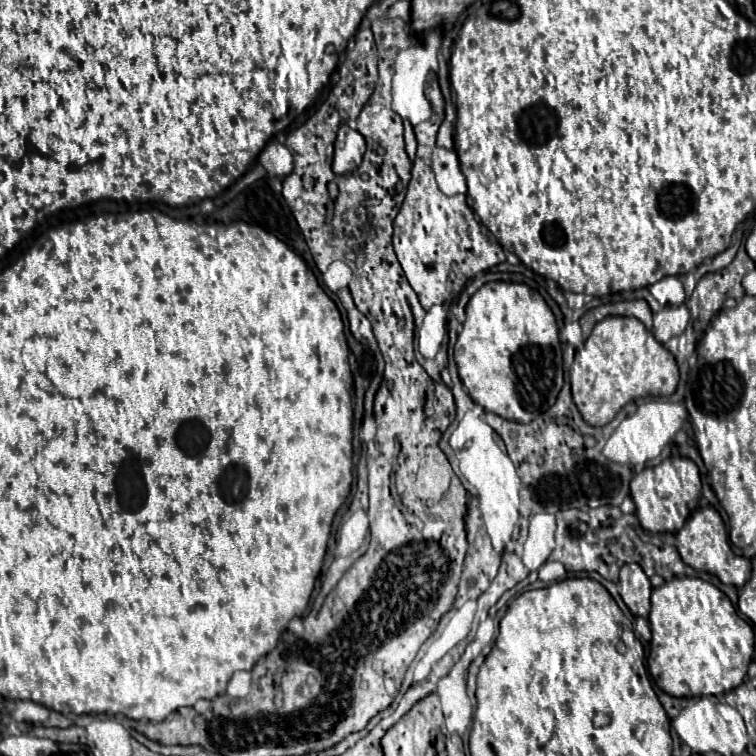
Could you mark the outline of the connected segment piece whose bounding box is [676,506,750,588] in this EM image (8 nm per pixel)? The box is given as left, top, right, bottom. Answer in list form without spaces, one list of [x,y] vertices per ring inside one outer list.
[[[712,506],[698,508],[686,520],[682,530],[678,530],[678,534],[676,534],[676,548],[678,548],[684,564],[688,564],[688,566],[692,566],[696,570],[710,570],[724,584],[732,584],[736,588],[742,588],[746,584],[746,580],[750,578],[750,560],[746,560],[742,556],[736,556],[732,552],[724,520],[718,514],[718,510],[714,510]]]

